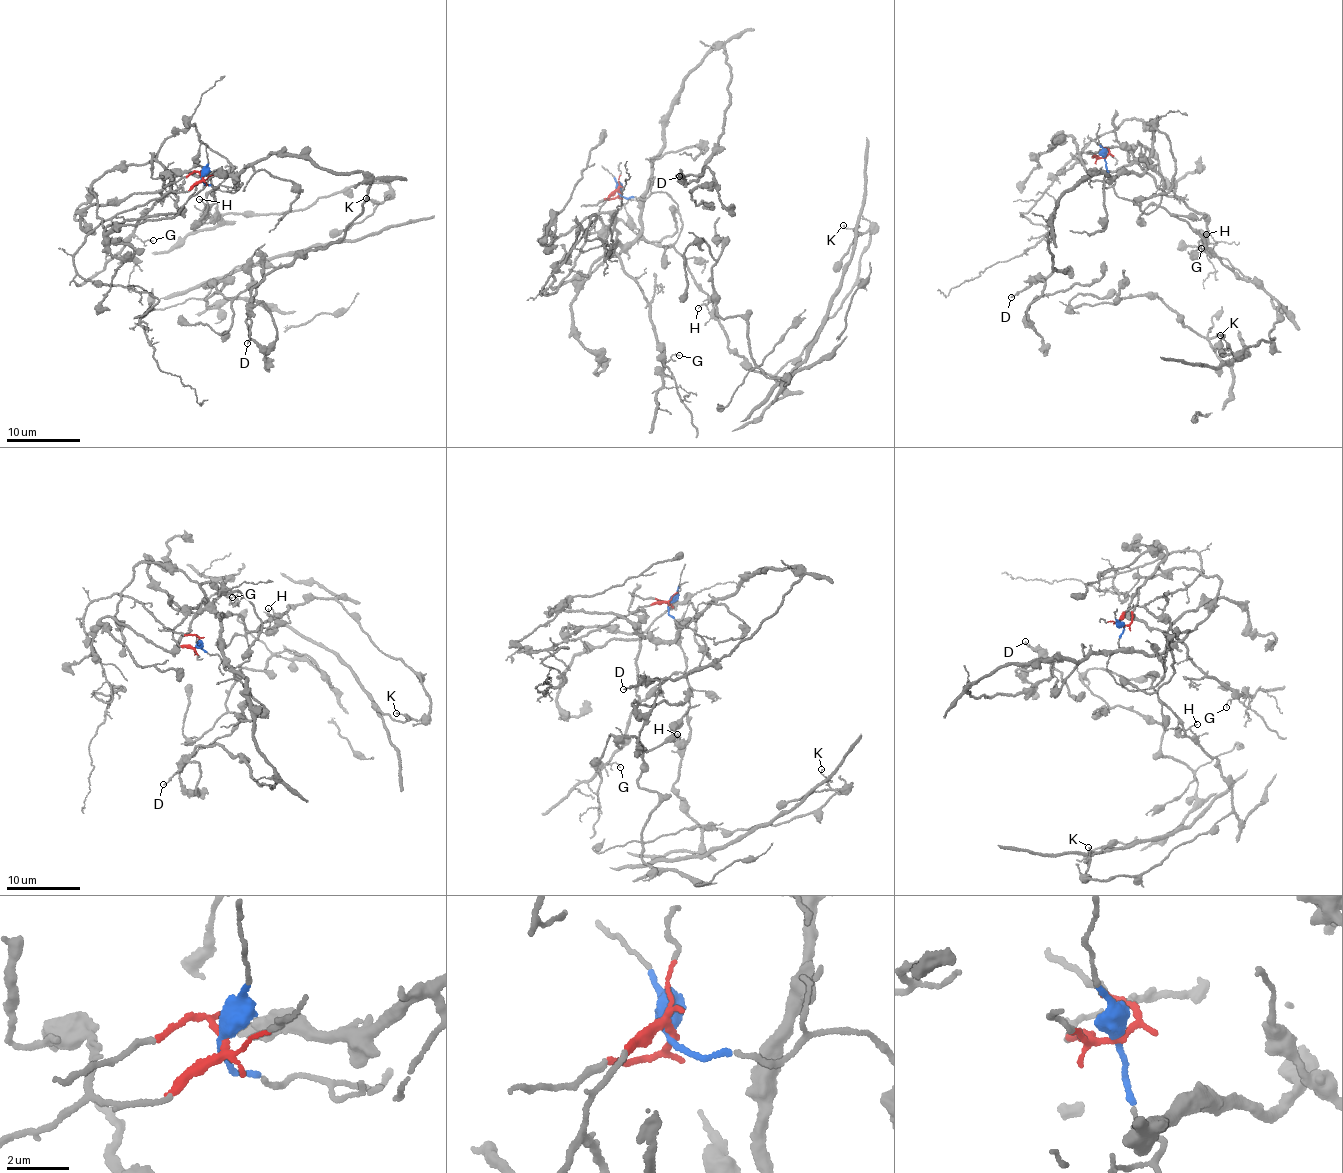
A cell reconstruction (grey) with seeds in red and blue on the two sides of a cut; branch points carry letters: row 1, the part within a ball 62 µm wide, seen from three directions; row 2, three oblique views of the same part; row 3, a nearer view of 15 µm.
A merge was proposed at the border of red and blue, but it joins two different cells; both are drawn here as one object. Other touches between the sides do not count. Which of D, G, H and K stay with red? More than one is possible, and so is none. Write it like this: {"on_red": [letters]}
{"on_red": ["D", "G"]}

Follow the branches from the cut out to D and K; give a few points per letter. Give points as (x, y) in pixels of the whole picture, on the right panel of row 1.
D: (1104, 156), (1092, 157), (1121, 145), (1147, 168), (1064, 190), (1049, 253), (1051, 269), (1067, 270), (1011, 297)
K: (1104, 156), (1117, 196), (1187, 222), (1204, 247), (1279, 305), (1269, 335), (1274, 341), (1232, 354), (1220, 335)

